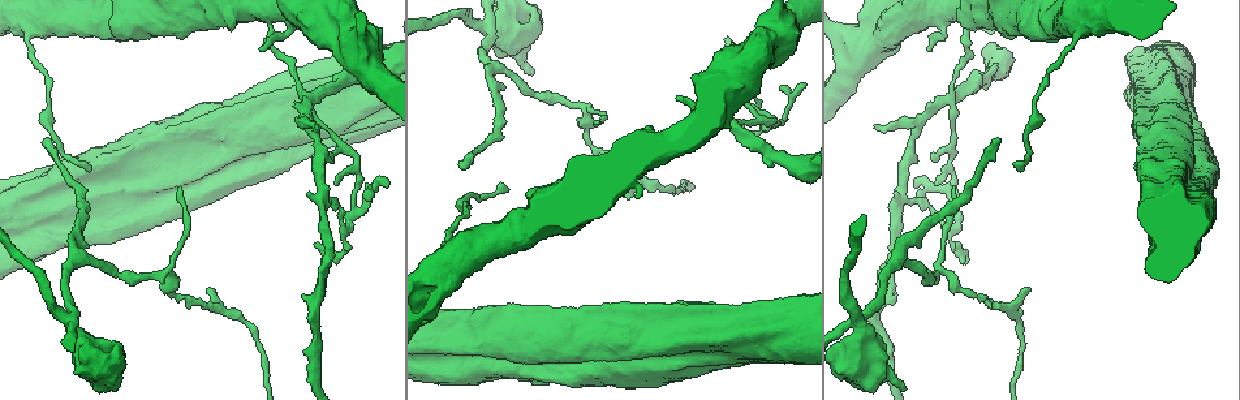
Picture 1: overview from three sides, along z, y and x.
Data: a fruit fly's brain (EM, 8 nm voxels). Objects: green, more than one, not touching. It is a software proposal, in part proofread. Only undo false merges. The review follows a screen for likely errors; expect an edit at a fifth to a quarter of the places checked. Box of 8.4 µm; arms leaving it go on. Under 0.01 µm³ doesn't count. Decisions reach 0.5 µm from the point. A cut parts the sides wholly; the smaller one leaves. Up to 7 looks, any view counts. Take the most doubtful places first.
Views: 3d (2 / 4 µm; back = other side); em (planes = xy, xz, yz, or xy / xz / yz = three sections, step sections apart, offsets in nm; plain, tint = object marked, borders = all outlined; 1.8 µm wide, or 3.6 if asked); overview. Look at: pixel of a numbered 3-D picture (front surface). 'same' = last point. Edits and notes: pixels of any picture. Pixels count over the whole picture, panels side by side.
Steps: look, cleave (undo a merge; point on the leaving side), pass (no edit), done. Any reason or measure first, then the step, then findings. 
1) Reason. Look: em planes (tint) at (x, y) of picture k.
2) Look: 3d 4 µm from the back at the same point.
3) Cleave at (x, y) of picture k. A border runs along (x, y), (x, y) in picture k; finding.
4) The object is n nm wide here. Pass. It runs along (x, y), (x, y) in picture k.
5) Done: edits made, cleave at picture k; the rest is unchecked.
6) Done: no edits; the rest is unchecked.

Four or more arms meet. Look: 3d 4 µm at (950, 96) of picture 1.

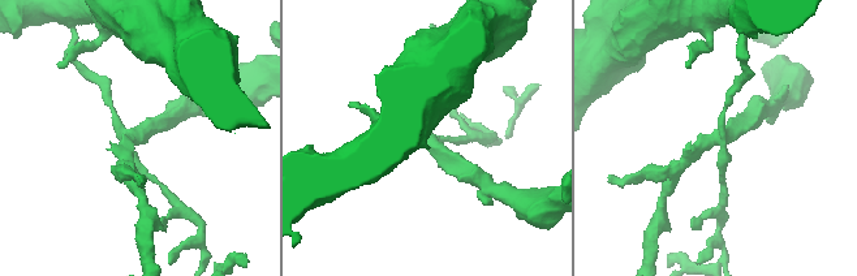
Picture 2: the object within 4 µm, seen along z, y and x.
4 arms meet here. Look: em planes (tint) at (717, 136) of picture 2.

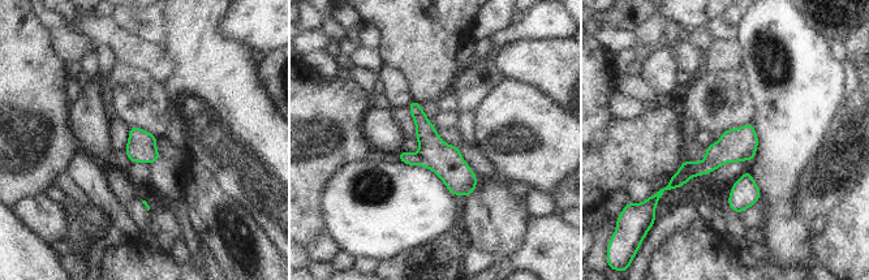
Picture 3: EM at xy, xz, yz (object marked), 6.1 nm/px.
The object is 190 nm wide here. Cleave at (444, 160) of picture 3. A border runs along (417, 154), (421, 163) in picture 3; two neurons meet here.

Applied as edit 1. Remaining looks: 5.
Look: overview.

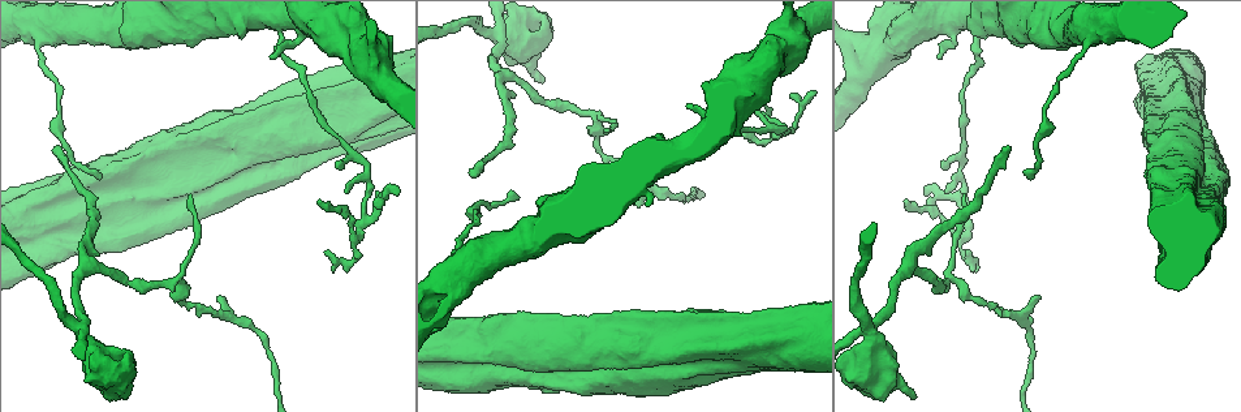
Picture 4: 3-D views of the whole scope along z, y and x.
A fork. Look: em xy step 16 (tint) at (372, 187) of picture 4.

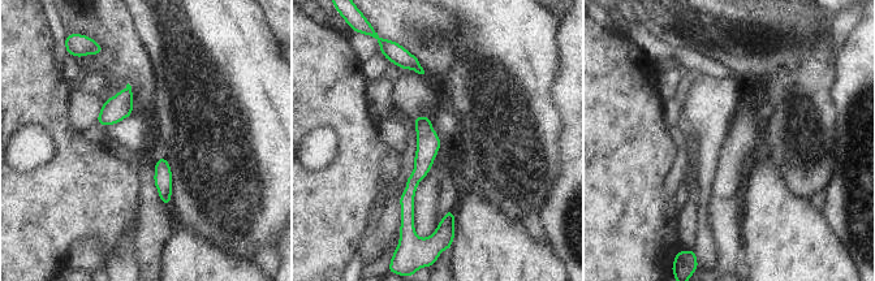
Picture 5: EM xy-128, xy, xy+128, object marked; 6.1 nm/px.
The object is 140 nm wide here. Pass. It runs along (422, 119), (410, 215) in picture 5; continuous, no second neuron.

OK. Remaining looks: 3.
Side arm on a straight run. Look: 3d 4 µm at (868, 323) of picture 4.

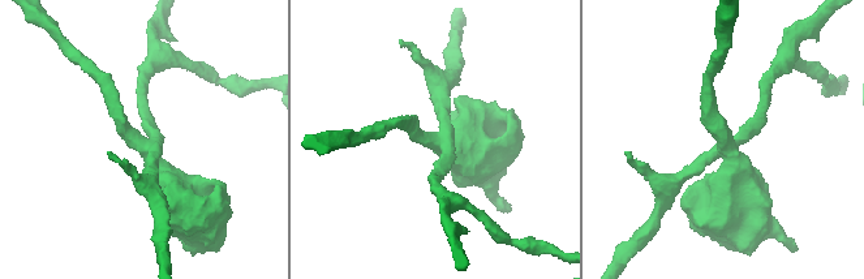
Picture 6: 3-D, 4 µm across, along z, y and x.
3 arms meet here; the arms are 180, 200, 500 nm wide. Look: em xy step 16 (tint) at (137, 137) of picture 6.

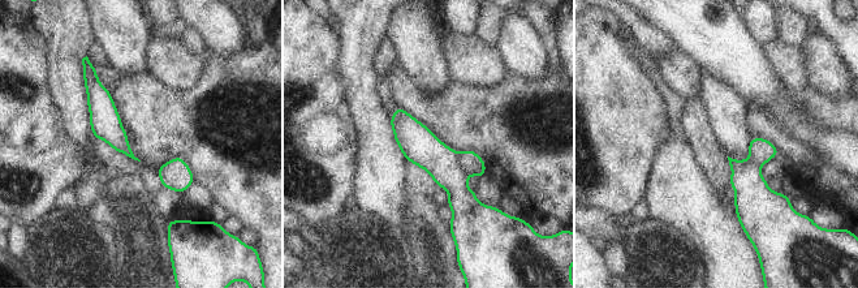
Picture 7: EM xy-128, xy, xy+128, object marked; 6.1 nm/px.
Cut it another way. Look: em planes (tint) at the same point.

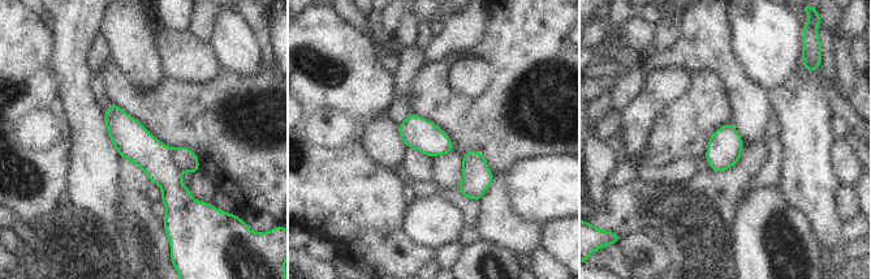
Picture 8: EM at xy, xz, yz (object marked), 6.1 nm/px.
Cleave at (184, 159) of picture 8. A border runs along (172, 150), (172, 162), (181, 174) in picture 8; two neurons meet here.

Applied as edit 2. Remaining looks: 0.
Done: edits made, cleave at picture 3, cleave at picture 8; the rest is unchecked.

